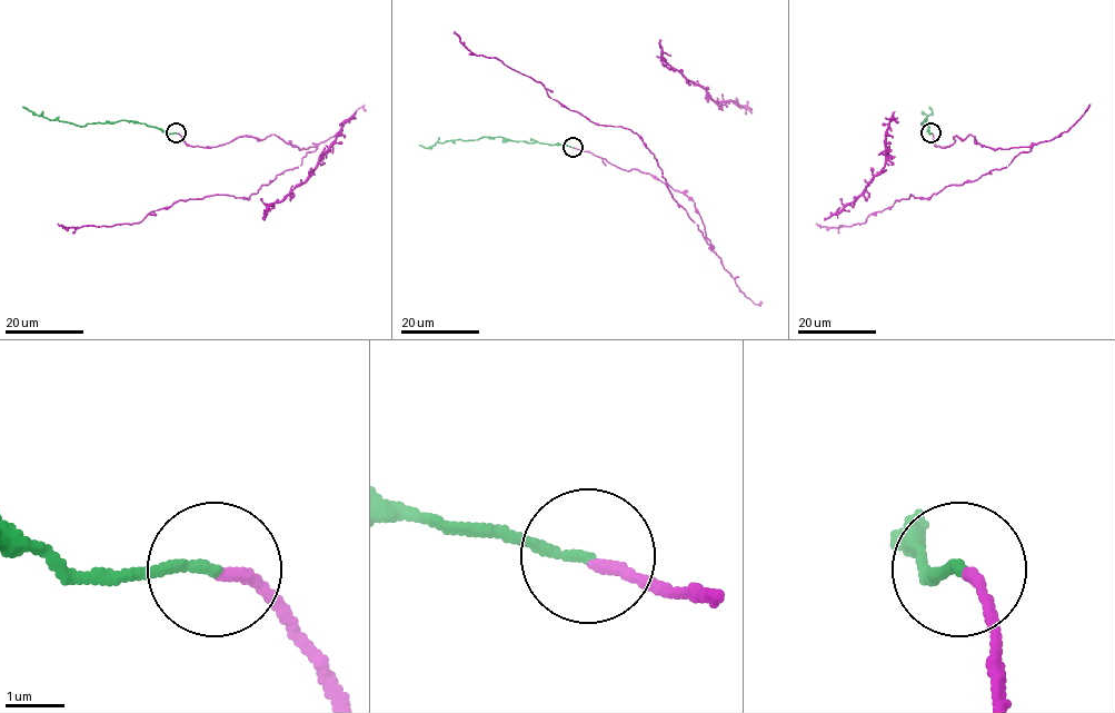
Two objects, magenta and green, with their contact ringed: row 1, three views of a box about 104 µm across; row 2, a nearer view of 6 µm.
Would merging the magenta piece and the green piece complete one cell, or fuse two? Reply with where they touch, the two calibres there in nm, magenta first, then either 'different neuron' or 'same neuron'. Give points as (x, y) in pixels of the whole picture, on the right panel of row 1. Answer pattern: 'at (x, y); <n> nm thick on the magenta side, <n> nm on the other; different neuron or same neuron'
at (931, 132); 190 nm thick on the magenta side, 180 nm on the other; same neuron

